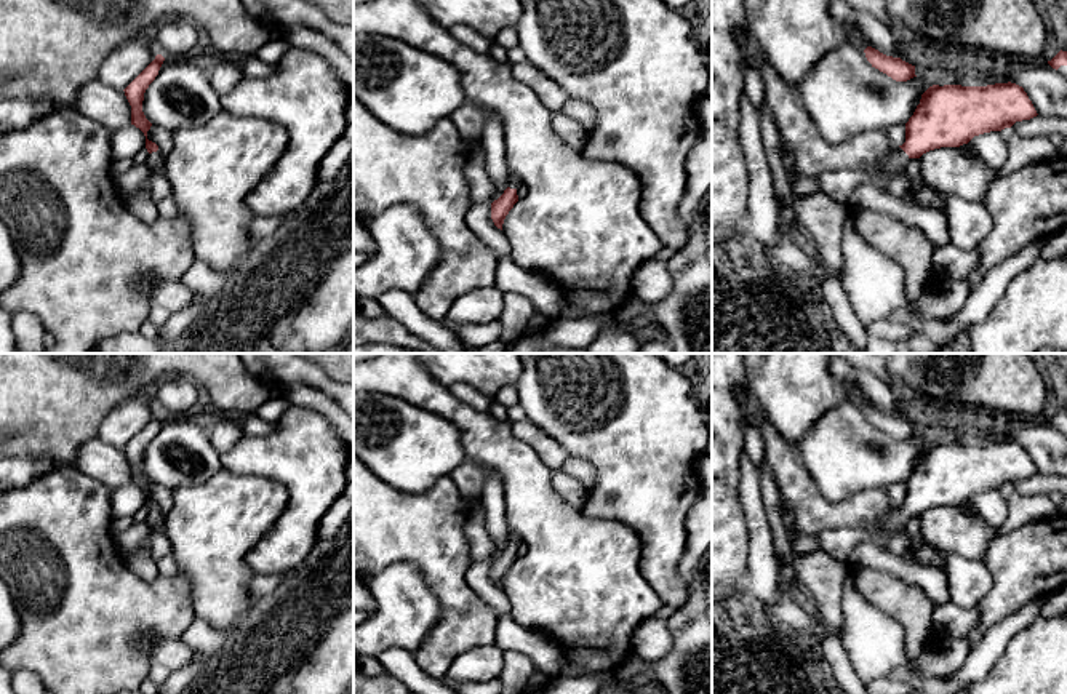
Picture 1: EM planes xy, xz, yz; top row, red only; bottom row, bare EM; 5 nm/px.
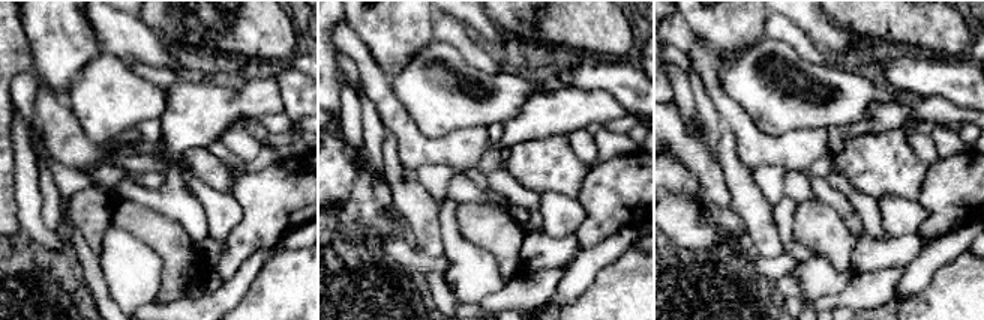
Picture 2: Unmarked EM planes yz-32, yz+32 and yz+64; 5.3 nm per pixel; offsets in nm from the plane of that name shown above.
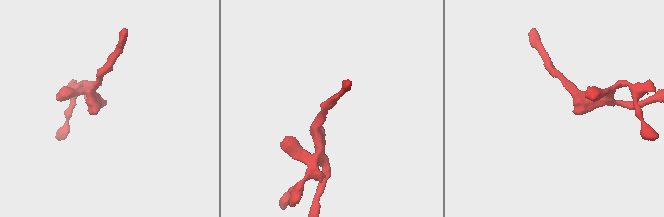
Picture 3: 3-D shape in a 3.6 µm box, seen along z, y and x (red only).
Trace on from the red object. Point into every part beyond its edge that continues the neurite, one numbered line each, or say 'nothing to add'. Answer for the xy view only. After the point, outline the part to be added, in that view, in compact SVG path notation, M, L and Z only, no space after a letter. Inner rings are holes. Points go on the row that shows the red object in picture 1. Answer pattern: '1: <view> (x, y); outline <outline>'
1: xy (155, 159); outline M158 150L149 154L147 166L152 170L152 174L163 174L163 155Z

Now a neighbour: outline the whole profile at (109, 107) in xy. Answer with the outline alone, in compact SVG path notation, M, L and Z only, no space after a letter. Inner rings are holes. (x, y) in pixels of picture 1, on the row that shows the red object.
M99 80L80 88L74 109L99 123L109 133L131 125L131 106L125 91L114 90Z

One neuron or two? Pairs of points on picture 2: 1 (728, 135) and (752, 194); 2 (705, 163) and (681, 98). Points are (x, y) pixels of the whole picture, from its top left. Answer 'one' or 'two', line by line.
1: one
2: two

